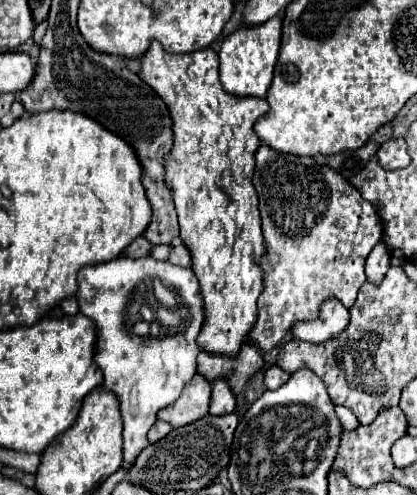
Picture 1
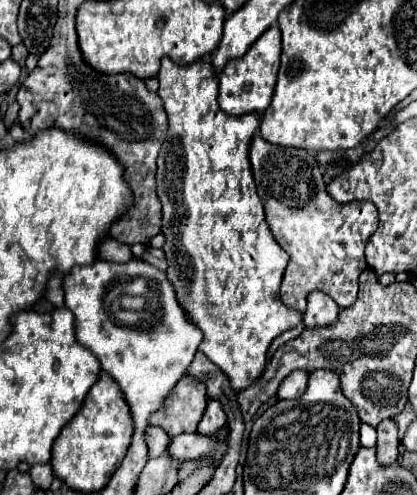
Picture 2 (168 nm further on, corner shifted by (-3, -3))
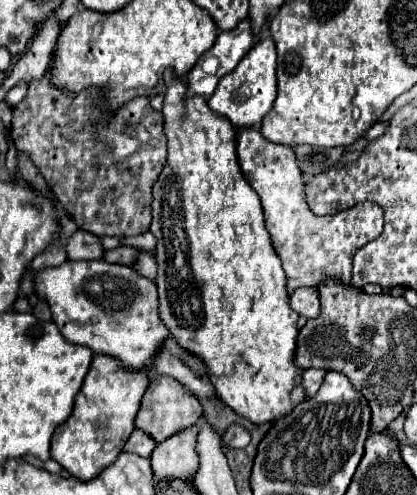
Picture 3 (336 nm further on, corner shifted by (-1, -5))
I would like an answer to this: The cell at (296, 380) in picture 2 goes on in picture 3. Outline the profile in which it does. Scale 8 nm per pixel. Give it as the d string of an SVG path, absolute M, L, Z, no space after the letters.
M309 368L309 370L303 372L303 388L305 388L309 398L313 398L317 394L317 390L319 390L327 372L329 370L325 370L325 368Z

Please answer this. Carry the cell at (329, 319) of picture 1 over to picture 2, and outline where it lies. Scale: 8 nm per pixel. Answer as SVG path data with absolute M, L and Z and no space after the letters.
M313 292L307 296L307 312L303 316L303 326L305 328L315 328L315 326L331 326L339 318L339 304L323 294L323 292Z

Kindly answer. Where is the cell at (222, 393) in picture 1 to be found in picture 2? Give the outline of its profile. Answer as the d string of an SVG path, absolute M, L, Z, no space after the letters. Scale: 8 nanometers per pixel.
M211 398L209 404L207 404L207 410L205 410L205 414L203 414L201 422L199 422L197 432L201 432L201 434L215 434L215 430L223 428L225 424L227 424L227 414L223 410L223 404L219 400Z

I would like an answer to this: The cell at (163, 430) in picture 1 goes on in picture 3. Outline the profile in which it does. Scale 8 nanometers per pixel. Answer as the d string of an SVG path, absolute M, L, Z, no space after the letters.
M135 430L135 432L129 436L129 440L125 442L123 450L125 450L125 452L133 452L133 454L137 454L137 456L141 456L141 458L149 458L155 446L157 446L157 444L153 442L151 436L147 436L147 434L141 432L141 430Z

